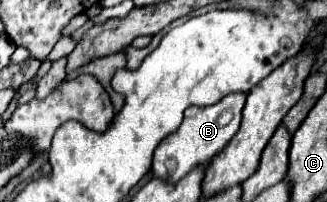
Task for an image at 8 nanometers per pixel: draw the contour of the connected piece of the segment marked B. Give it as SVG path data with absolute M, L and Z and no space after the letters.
M231 93L215 105L207 105L207 107L191 105L191 107L187 107L181 127L175 133L171 133L167 139L163 139L163 143L155 149L153 165L151 165L153 177L159 177L167 183L177 183L191 169L201 167L203 163L209 163L219 151L223 151L225 145L239 131L241 109L245 105L245 97L247 97L245 93Z

